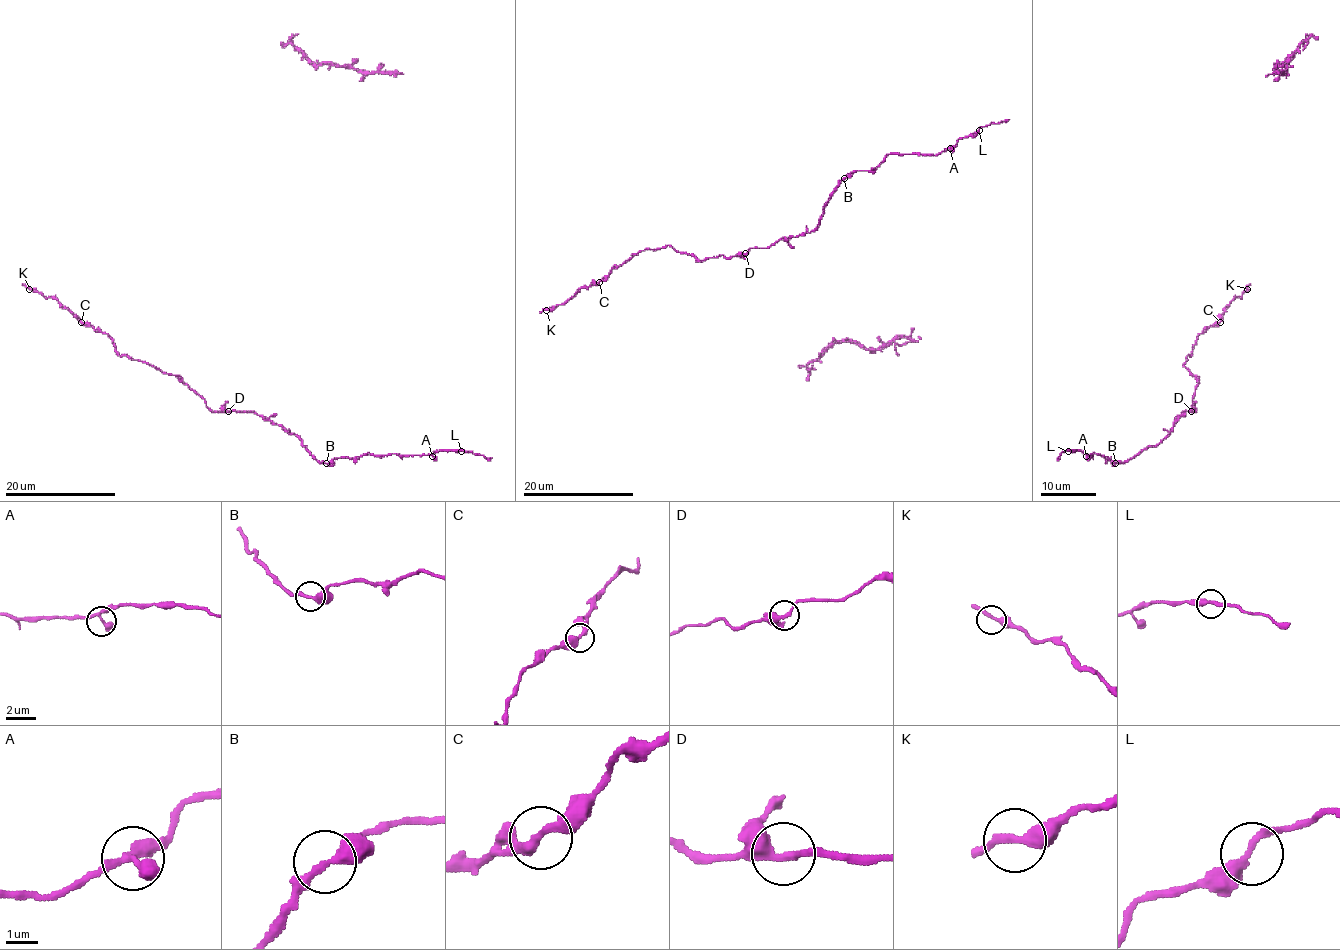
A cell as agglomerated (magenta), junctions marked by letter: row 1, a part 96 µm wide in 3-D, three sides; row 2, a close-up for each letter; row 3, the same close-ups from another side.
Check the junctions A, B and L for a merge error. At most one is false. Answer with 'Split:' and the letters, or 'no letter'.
Split: no letter

